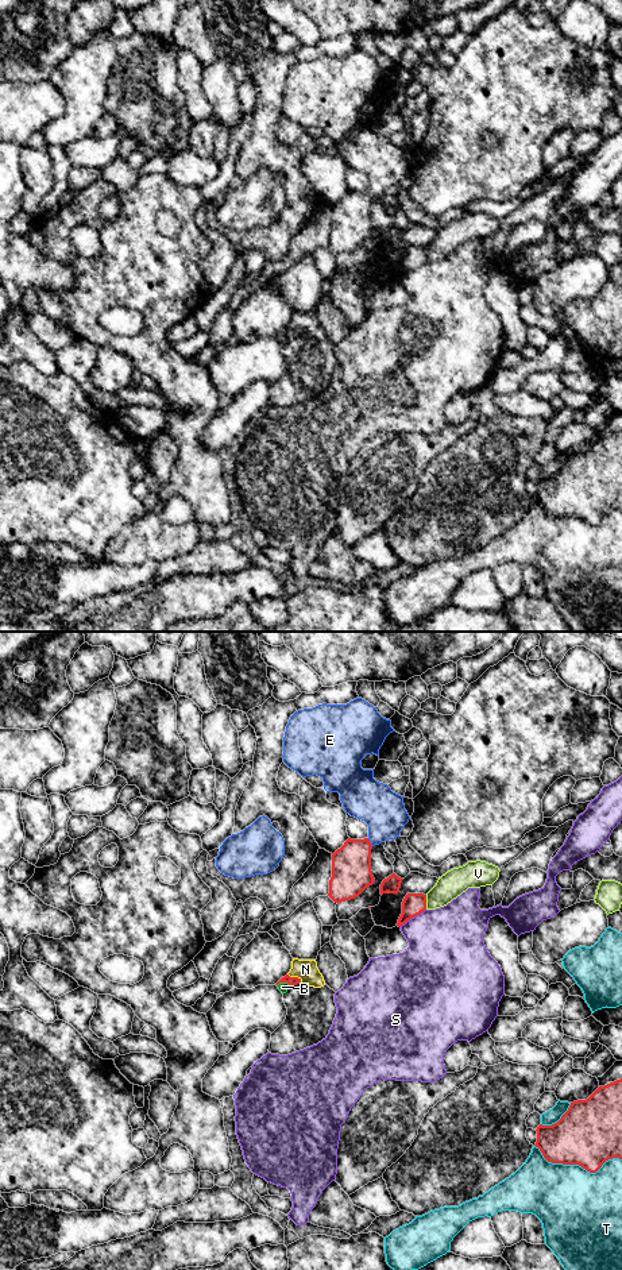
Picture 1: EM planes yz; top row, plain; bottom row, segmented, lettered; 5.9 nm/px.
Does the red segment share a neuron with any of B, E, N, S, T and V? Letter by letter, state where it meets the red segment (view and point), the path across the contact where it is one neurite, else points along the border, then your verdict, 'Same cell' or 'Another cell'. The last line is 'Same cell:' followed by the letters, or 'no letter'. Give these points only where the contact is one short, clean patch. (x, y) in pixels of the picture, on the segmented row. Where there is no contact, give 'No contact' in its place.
B: Touches red at yz (284, 981). Another cell
E: Touches red at yz (370, 842). Boundary: yz (367, 838), (373, 845). Another cell
N: Touches red at yz (296, 977). Boundary: yz (288, 973), (297, 977), (301, 983). Another cell
S: Touches red at yz (412, 917). Another cell
T: Touches red at yz (576, 1164). Another cell
V: Touches red at yz (425, 902). Another cell
Same cell: no letter

